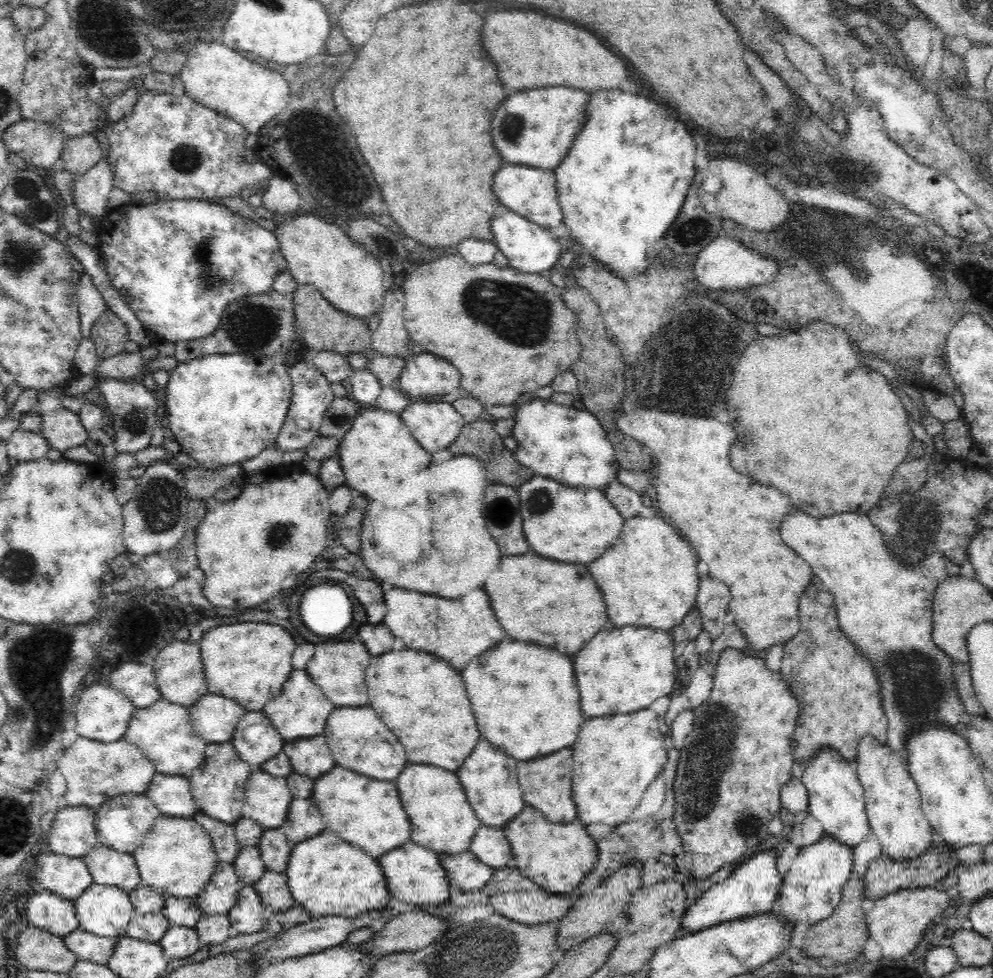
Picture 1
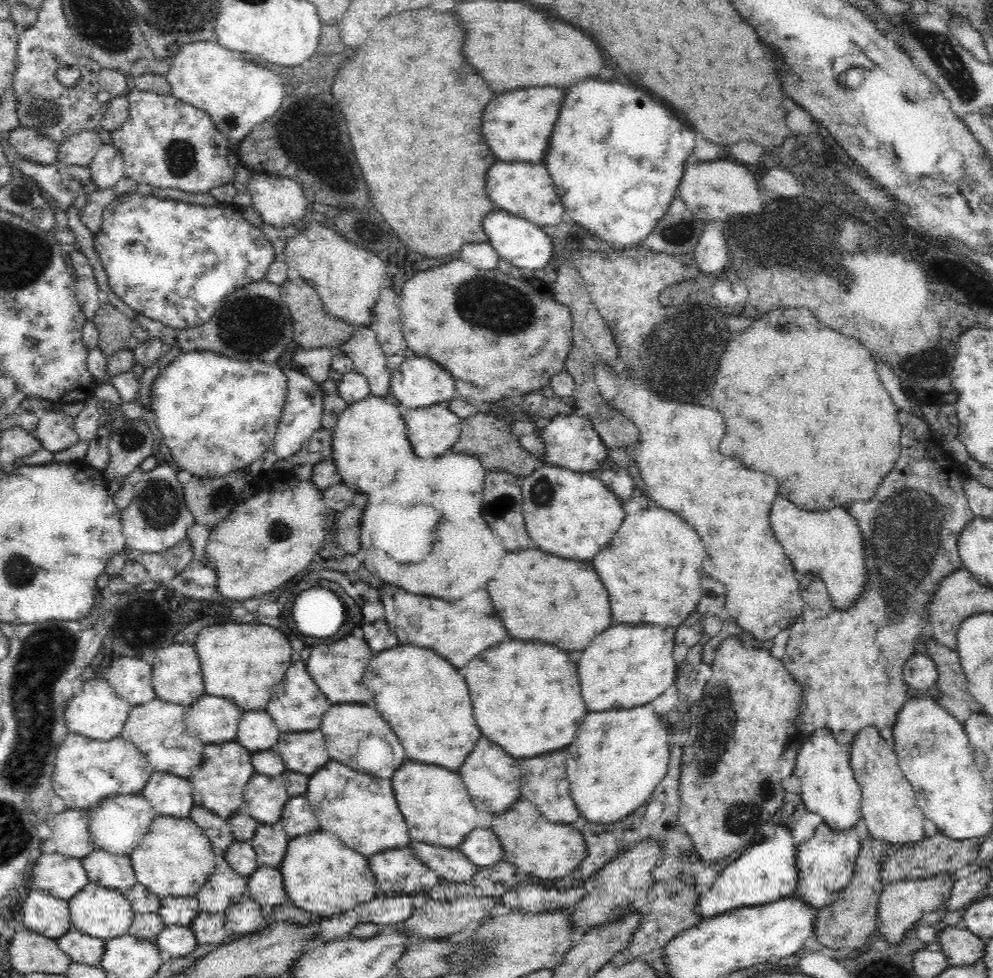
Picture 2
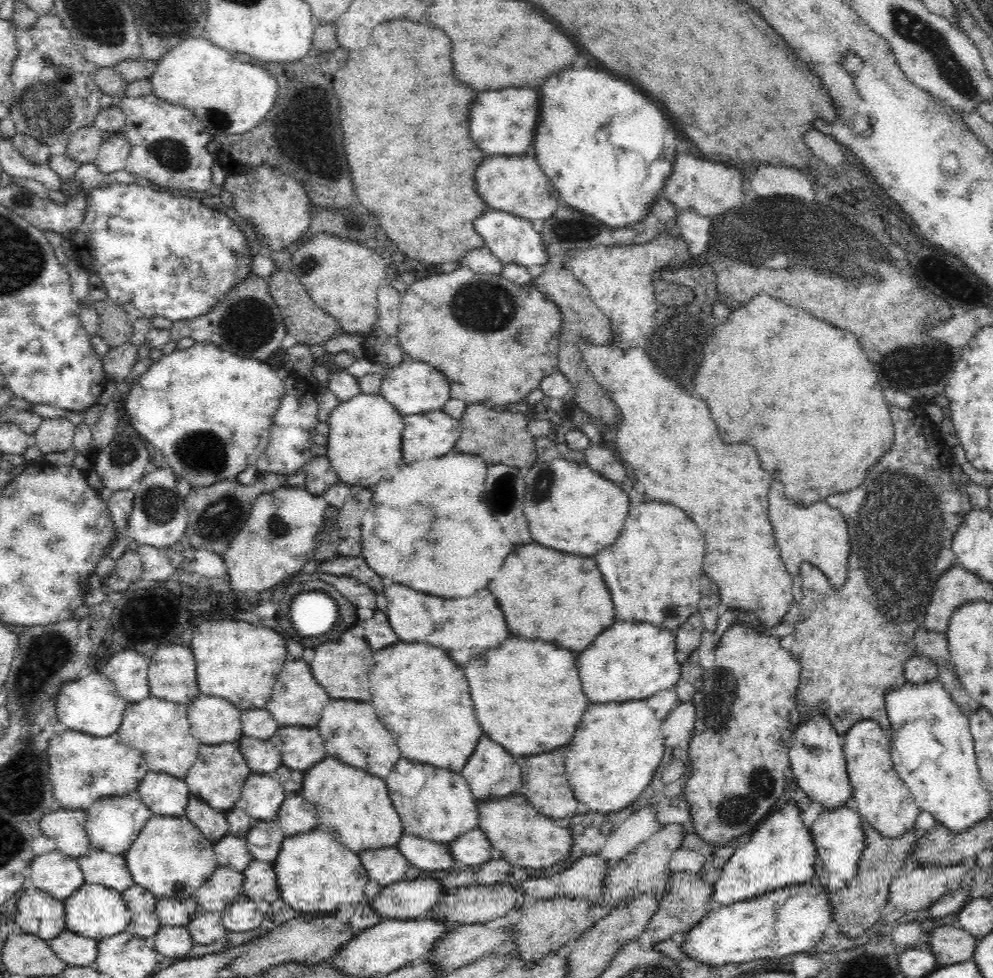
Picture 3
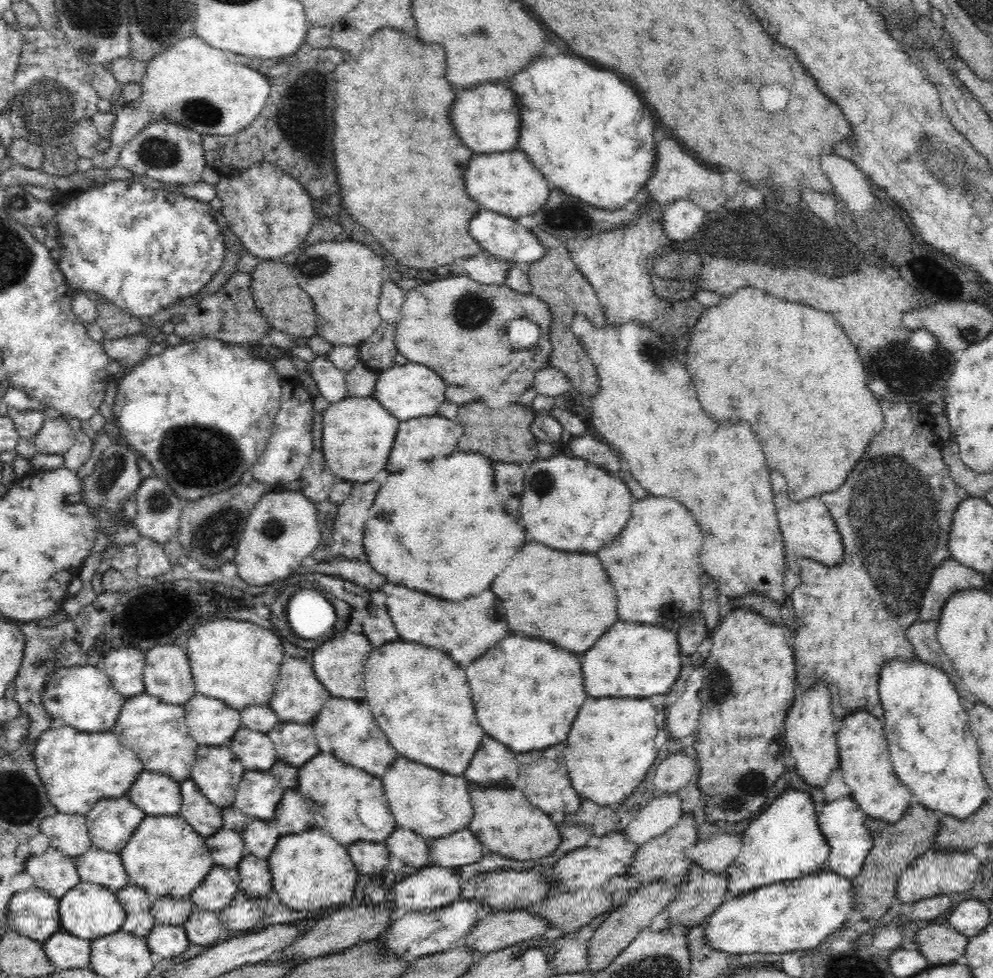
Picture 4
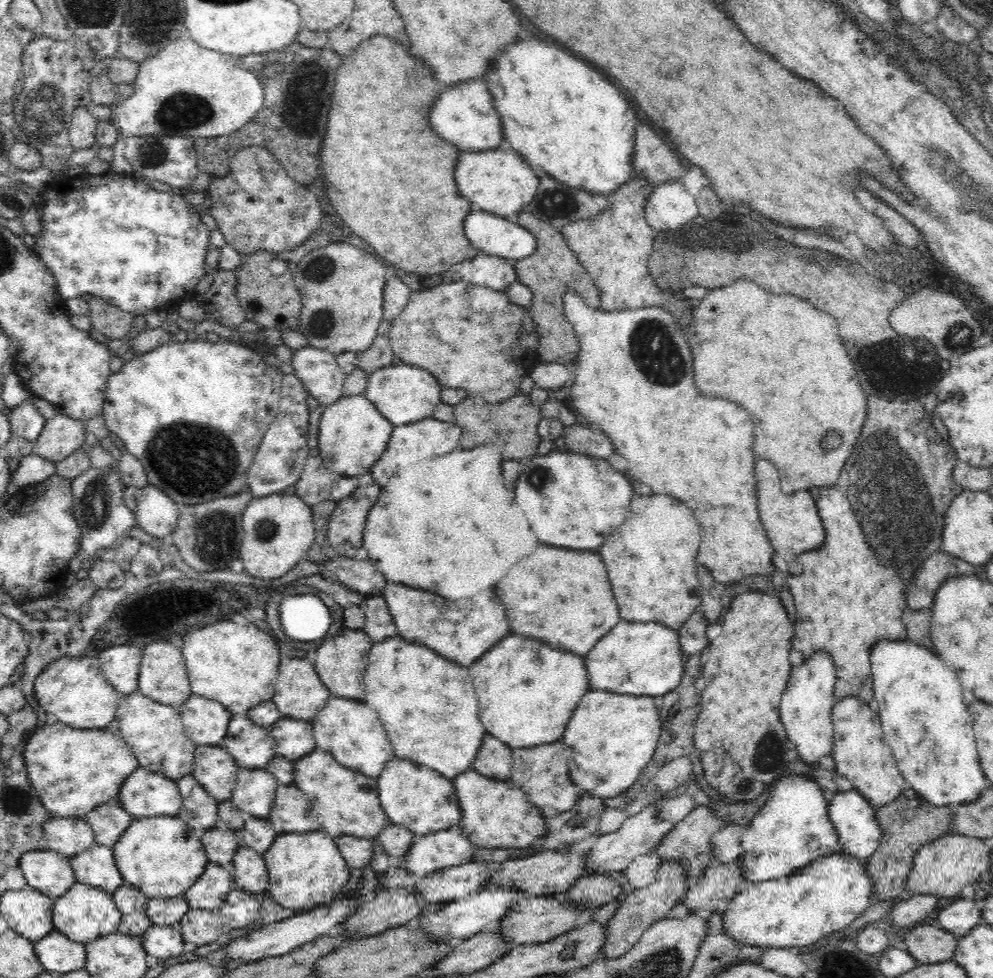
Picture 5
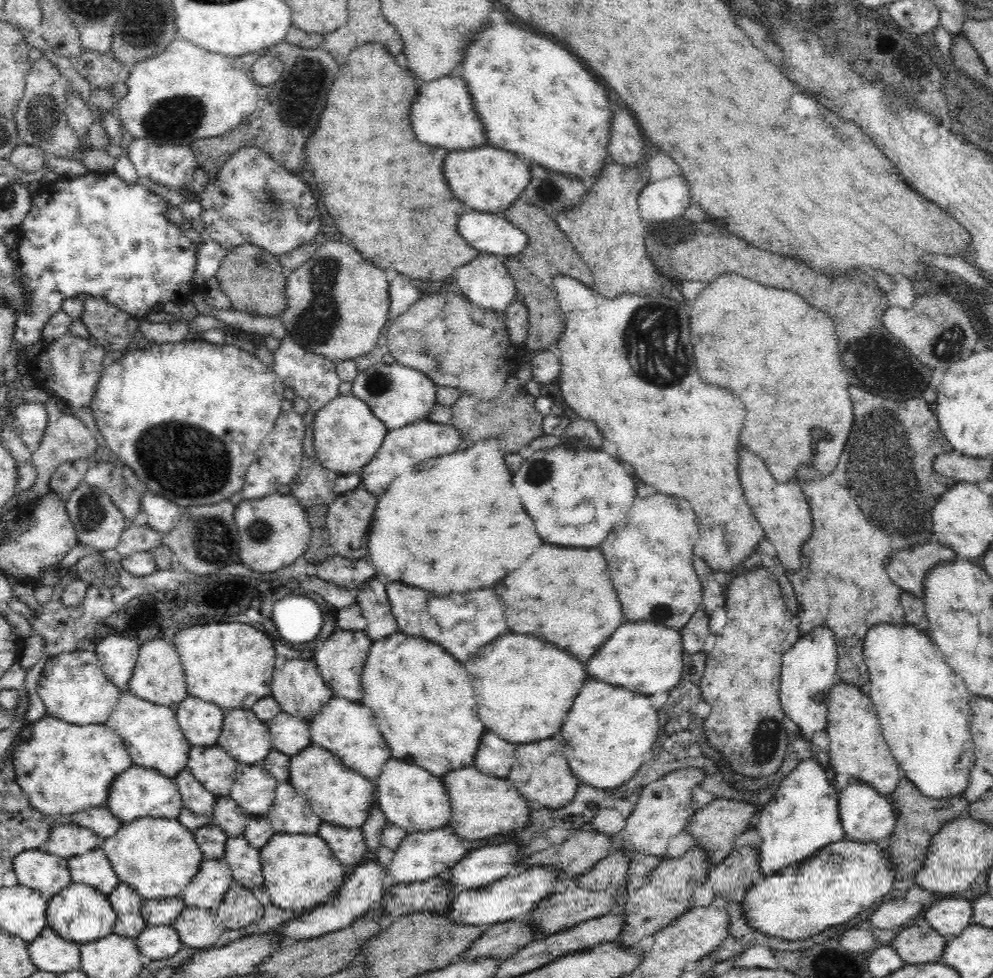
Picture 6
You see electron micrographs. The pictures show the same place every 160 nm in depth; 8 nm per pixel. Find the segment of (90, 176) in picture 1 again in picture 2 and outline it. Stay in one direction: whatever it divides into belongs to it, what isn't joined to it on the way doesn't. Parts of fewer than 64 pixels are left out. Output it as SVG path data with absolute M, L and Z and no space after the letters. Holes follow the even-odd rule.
M103 144L89 167L96 188L100 191L114 187L124 177L124 157L113 144Z

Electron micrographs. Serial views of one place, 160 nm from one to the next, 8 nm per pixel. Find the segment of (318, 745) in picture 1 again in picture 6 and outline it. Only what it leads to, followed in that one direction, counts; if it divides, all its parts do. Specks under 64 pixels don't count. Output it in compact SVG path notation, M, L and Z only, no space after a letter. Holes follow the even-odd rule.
M281 711L265 723L272 736L273 749L288 757L296 756L298 752L312 745L309 720Z

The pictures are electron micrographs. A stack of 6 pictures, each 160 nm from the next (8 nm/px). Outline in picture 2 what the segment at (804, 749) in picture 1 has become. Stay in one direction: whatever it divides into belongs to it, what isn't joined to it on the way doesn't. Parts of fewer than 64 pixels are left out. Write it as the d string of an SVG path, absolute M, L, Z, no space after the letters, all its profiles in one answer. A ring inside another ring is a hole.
M902 409L898 411L899 423L901 424L901 451L896 466L892 468L892 472L888 472L888 476L884 476L884 482L878 486L876 494L867 501L853 500L847 504L844 508L848 511L848 514L856 521L856 524L862 531L862 538L864 543L864 564L866 567L865 572L865 587L863 593L855 600L855 603L849 609L838 609L836 605L831 601L831 596L827 591L825 582L820 578L820 575L816 573L805 573L800 583L800 592L802 595L803 611L801 612L800 622L796 620L792 624L792 630L790 631L790 642L788 642L788 650L786 650L786 656L781 658L784 666L788 668L788 672L792 672L792 676L796 676L796 680L802 684L804 688L804 694L802 694L802 710L800 710L800 716L796 720L798 724L798 730L802 734L802 741L806 736L810 736L814 730L818 728L828 728L828 731L834 733L836 741L841 746L850 746L854 740L856 740L856 733L860 732L862 728L868 726L874 726L881 734L881 736L890 744L894 749L896 742L893 736L895 724L897 721L897 712L900 707L905 703L908 698L909 686L904 682L902 669L907 663L907 660L914 654L916 650L916 642L918 638L922 636L922 628L926 626L926 622L929 620L929 614L927 611L927 605L930 603L929 599L934 595L936 586L948 575L954 573L963 568L961 563L961 556L957 547L957 540L960 536L960 532L964 530L964 527L975 519L974 511L969 507L967 496L963 489L963 478L966 476L966 471L960 468L960 464L956 466L948 466L946 460L950 460L950 456L940 448L941 444L939 440L934 438L934 435L930 436L926 430L929 430L928 424L924 422L930 422L924 419L922 416L914 416L912 412L905 412Z

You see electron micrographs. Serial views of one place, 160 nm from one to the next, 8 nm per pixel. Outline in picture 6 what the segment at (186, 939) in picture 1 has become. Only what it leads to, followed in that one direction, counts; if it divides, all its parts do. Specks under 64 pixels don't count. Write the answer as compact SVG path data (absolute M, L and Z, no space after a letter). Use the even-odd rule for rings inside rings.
M172 924L147 925L134 939L140 954L148 956L152 962L174 956L182 946L179 934Z

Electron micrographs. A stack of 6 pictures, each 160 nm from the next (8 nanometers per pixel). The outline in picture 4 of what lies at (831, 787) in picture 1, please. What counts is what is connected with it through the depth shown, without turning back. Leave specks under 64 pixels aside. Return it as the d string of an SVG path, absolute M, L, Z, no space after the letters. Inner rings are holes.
M814 684L802 694L796 694L794 704L786 712L786 742L790 744L794 768L804 782L824 788L829 774L840 767L837 742L837 721L832 710L830 689L826 684Z

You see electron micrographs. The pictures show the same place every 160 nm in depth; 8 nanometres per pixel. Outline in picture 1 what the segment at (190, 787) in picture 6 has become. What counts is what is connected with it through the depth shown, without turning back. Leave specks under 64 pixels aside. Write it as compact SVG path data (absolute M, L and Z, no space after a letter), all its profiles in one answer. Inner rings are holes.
M199 810L194 813L193 818L211 836L211 841L213 842L219 860L233 864L233 860L242 847L237 839L234 825L213 819Z

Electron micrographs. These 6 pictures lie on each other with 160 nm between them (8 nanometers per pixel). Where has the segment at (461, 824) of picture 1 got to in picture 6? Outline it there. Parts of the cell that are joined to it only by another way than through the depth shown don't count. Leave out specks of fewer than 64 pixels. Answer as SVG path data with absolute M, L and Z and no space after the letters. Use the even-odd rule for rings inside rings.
M392 758L386 762L375 781L377 802L384 811L387 822L403 828L408 835L448 826L452 804L441 777L432 775L420 766L404 764L402 760Z

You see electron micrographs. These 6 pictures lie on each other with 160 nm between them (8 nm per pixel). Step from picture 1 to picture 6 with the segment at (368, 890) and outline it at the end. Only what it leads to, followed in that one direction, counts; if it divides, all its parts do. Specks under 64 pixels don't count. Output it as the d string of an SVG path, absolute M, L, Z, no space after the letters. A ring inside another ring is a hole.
M276 833L261 849L264 885L278 908L309 911L336 897L344 882L345 868L325 840L316 835Z

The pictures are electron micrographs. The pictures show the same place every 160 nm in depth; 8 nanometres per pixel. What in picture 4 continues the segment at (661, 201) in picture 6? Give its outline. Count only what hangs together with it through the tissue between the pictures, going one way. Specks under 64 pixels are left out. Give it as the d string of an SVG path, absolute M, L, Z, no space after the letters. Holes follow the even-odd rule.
M688 198L673 200L667 207L663 205L661 217L665 235L674 241L692 238L704 222L706 211Z

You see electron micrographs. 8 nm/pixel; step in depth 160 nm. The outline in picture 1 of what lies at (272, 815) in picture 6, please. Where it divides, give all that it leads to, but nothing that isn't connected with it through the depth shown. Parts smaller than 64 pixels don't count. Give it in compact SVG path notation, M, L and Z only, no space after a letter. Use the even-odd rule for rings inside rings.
M293 799L285 824L285 835L293 845L320 834L326 821L311 799Z

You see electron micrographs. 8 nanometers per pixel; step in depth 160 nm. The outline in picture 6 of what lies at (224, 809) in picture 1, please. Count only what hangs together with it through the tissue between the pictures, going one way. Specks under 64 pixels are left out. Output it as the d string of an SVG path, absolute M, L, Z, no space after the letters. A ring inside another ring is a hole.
M218 745L192 746L187 768L216 797L231 795L238 762Z

